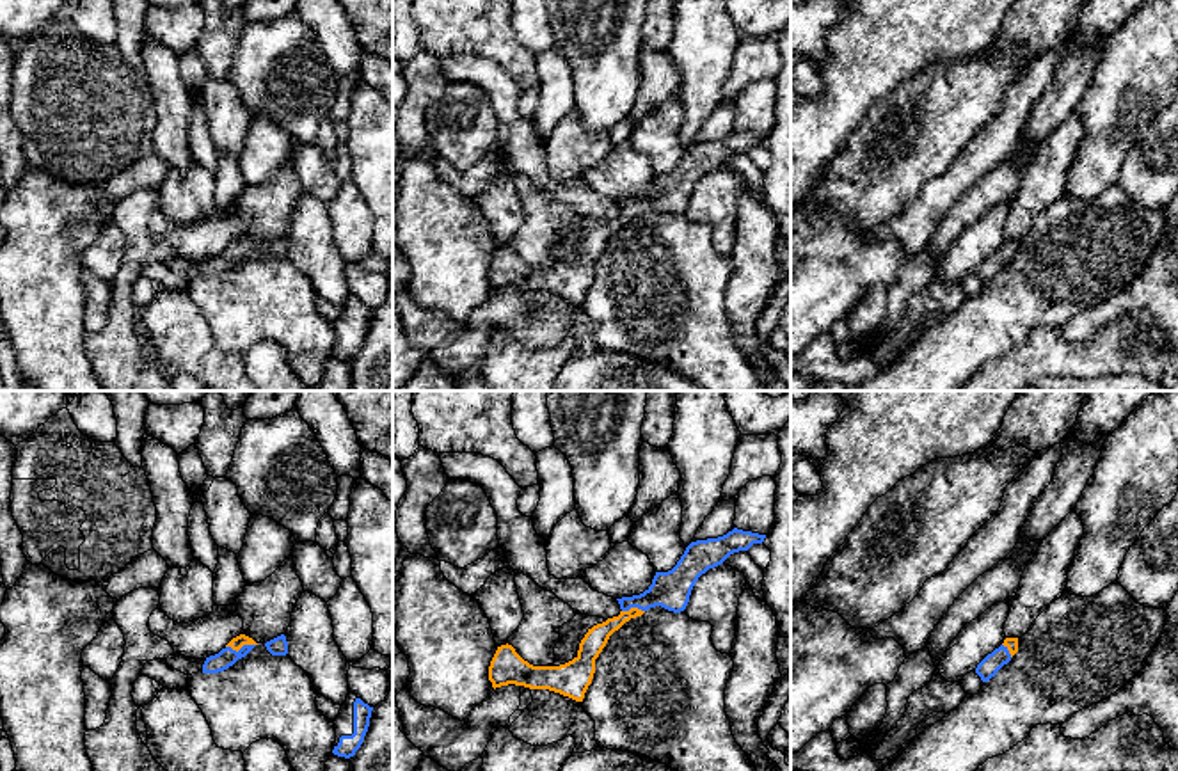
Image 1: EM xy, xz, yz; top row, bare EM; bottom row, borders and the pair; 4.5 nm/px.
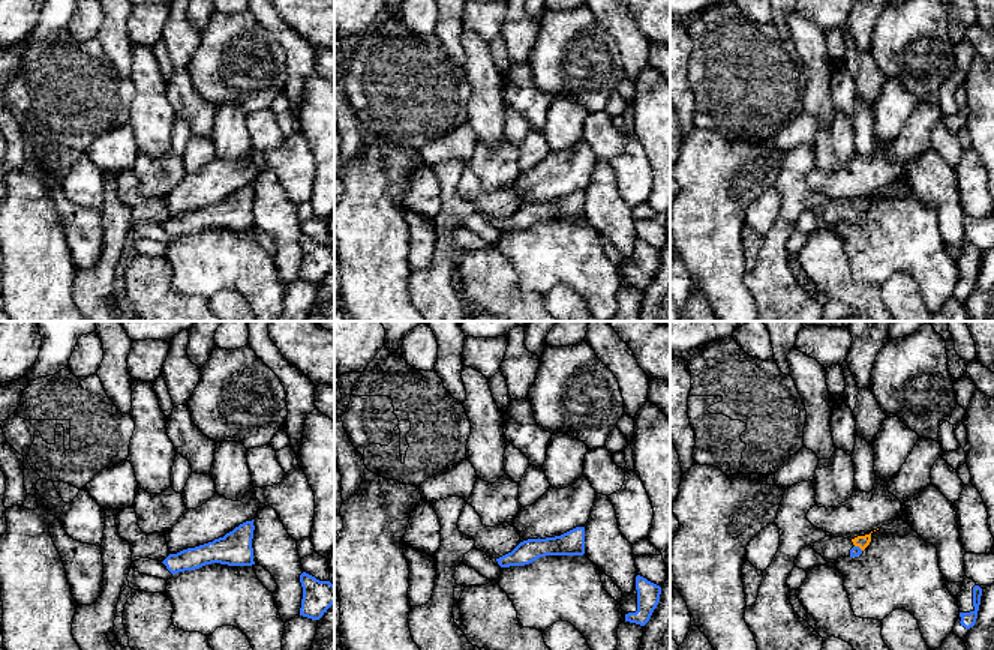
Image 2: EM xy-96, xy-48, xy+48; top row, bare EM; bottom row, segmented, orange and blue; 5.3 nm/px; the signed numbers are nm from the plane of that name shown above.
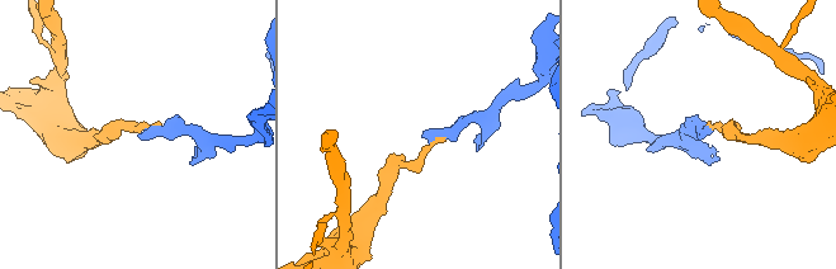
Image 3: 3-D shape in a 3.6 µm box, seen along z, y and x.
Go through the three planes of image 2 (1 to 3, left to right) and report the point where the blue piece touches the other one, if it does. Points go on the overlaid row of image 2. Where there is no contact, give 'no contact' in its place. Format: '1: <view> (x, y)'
1: no contact
2: no contact
3: xy+48 (859, 547)

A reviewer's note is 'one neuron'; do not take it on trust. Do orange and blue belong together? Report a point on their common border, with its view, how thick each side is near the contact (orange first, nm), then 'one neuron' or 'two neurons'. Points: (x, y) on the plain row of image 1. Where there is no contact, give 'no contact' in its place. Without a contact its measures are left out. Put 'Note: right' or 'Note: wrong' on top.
Note: right
xy (240, 249) | 60/90 nm | one neuron

